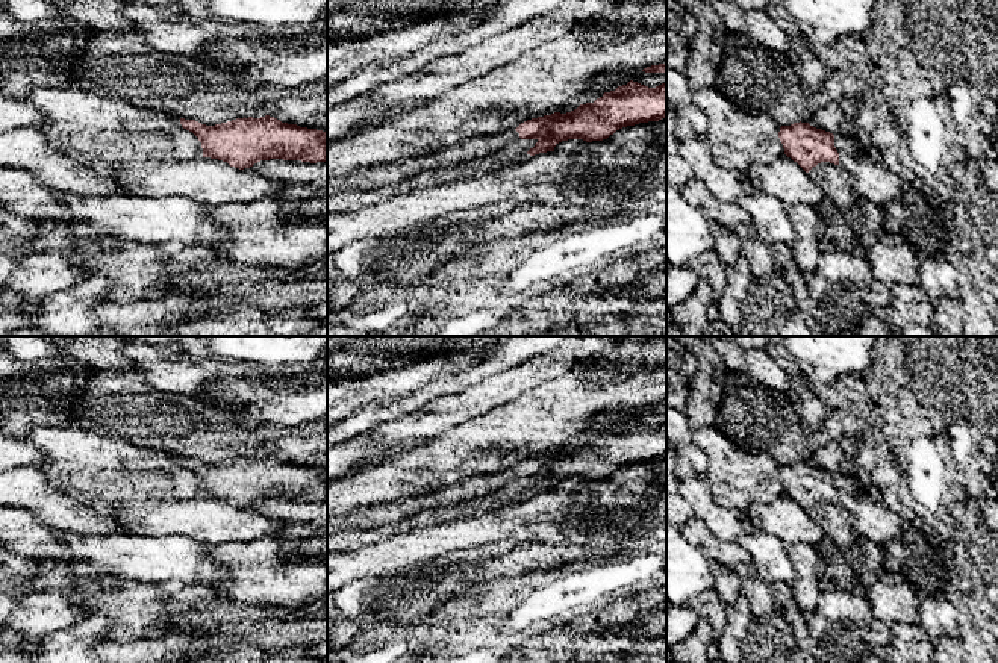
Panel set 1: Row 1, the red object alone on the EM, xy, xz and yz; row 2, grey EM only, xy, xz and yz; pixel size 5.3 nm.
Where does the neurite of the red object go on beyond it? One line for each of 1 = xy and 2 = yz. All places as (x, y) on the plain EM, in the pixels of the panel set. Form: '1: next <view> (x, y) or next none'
1: next none
2: next none

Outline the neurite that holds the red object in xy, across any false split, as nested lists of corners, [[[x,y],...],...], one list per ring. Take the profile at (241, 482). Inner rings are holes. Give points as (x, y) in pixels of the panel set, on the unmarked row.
[[[270,454],[244,456],[215,465],[180,457],[180,463],[198,477],[203,496],[239,509],[270,498],[327,501],[326,471],[282,462]]]

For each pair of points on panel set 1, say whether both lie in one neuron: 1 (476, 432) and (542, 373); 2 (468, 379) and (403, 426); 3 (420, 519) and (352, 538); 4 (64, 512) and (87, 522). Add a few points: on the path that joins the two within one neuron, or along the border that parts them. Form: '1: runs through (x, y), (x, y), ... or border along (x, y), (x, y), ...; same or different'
1: border along (545, 380), (482, 413); different
2: border along (483, 379), (461, 391), (441, 394), (418, 409); different
3: runs through (403, 526), (368, 536); same
4: runs through (70, 515), (81, 518); same

